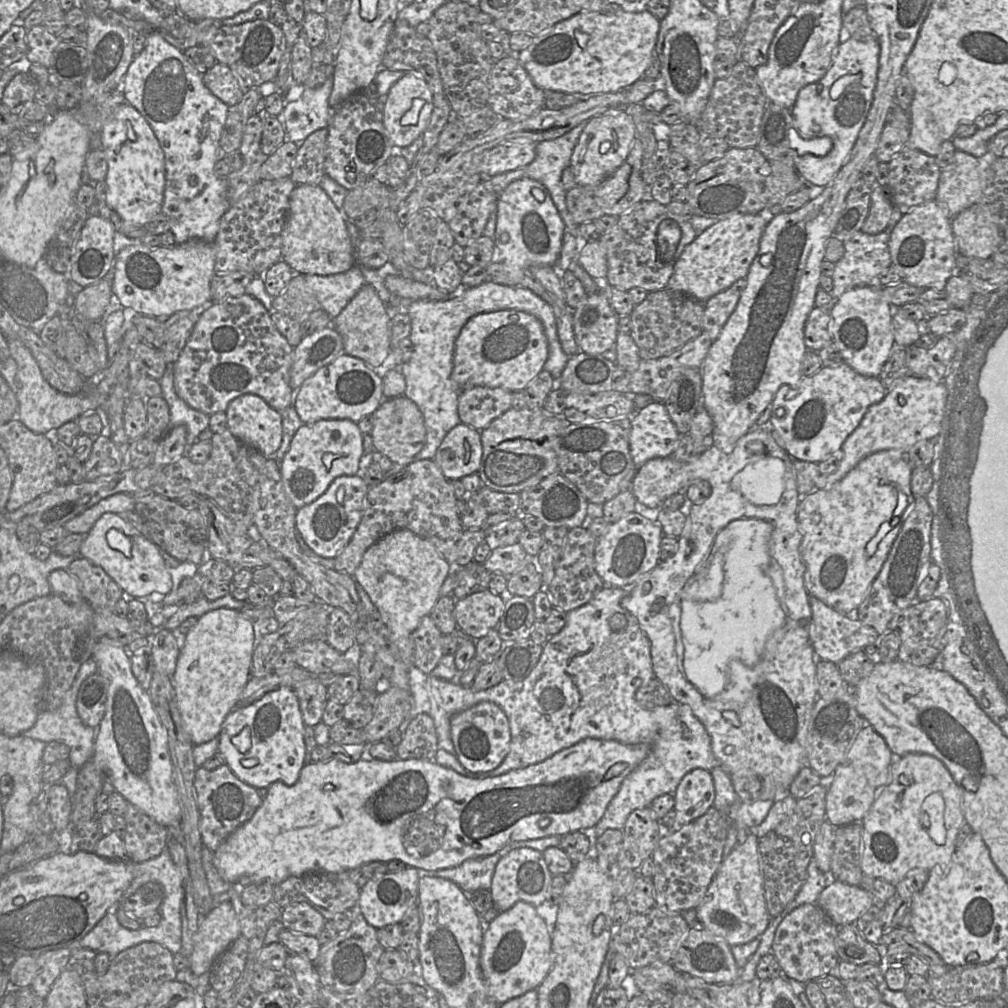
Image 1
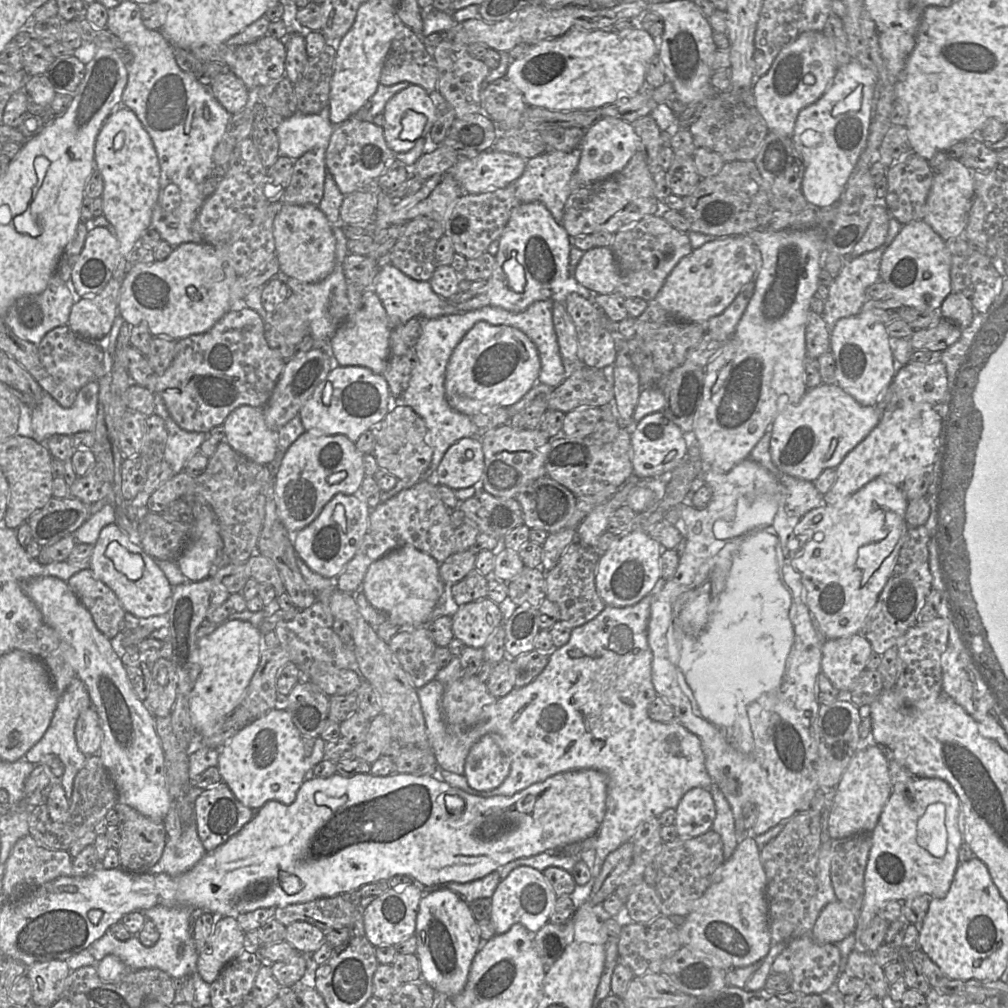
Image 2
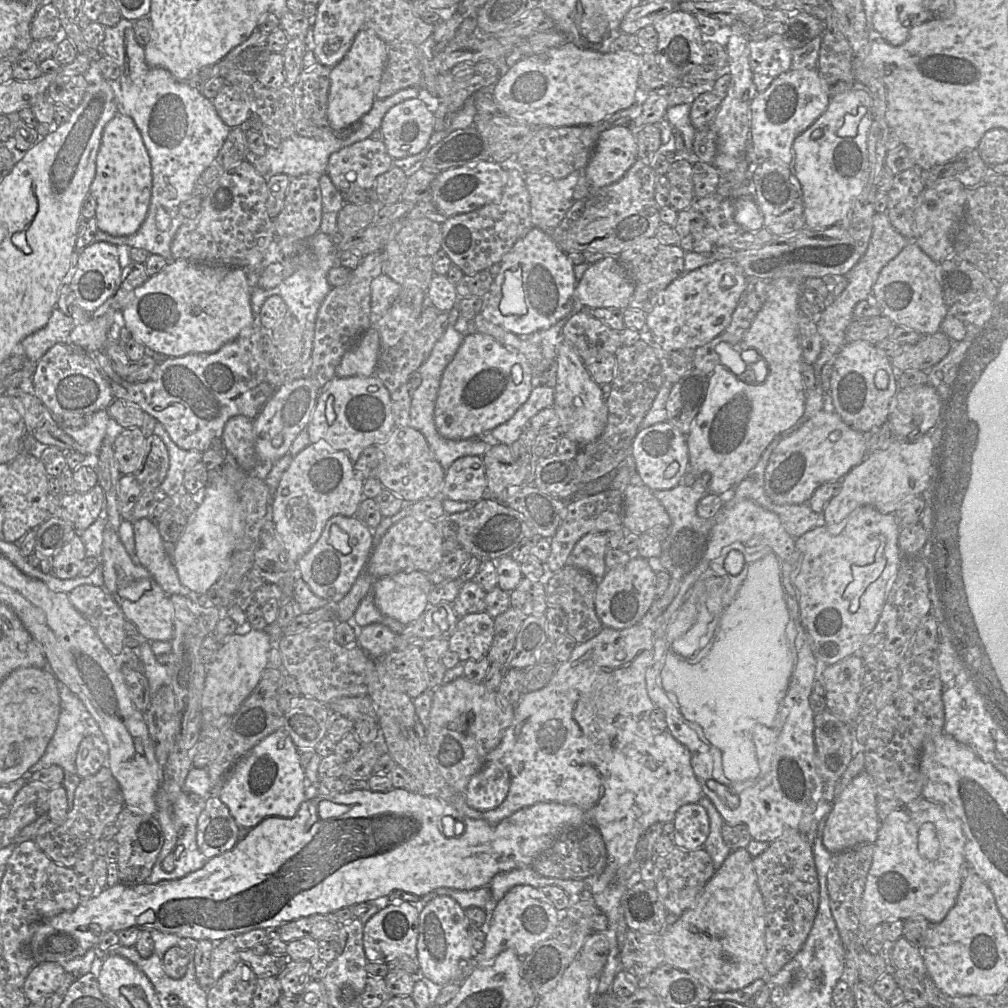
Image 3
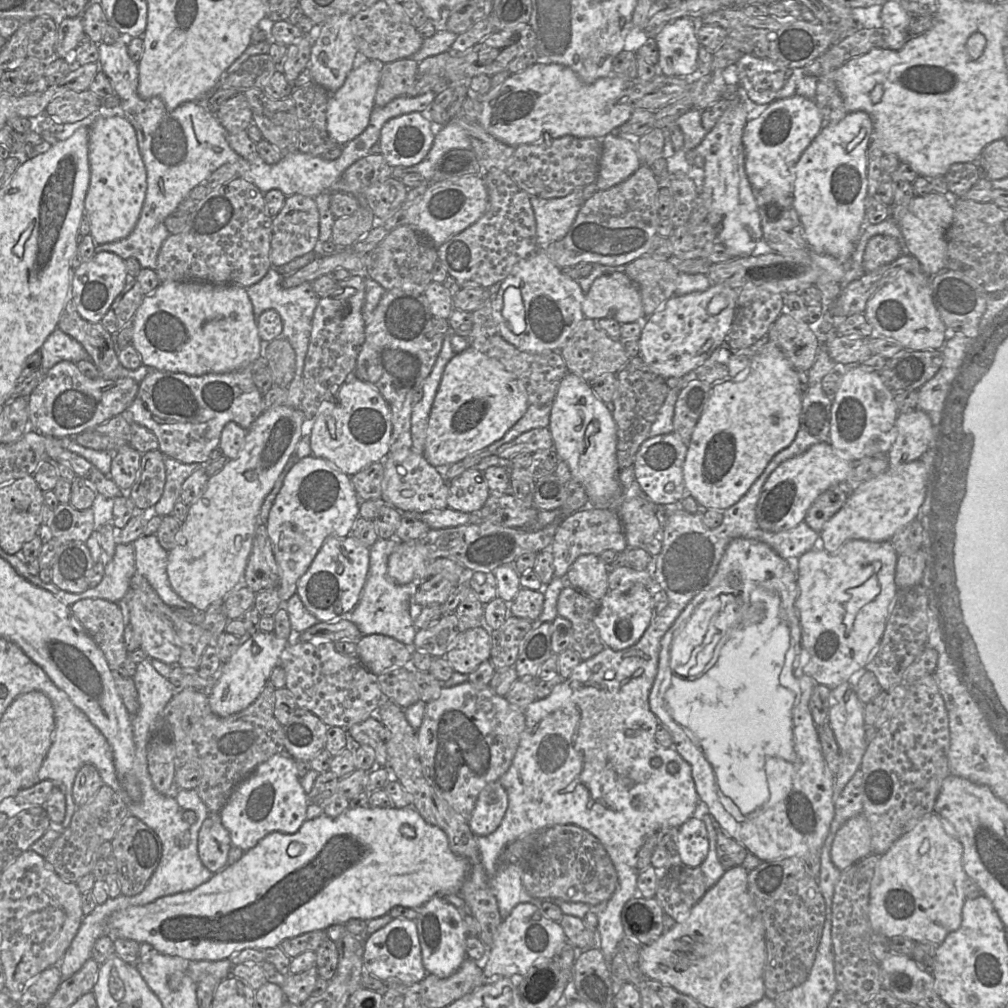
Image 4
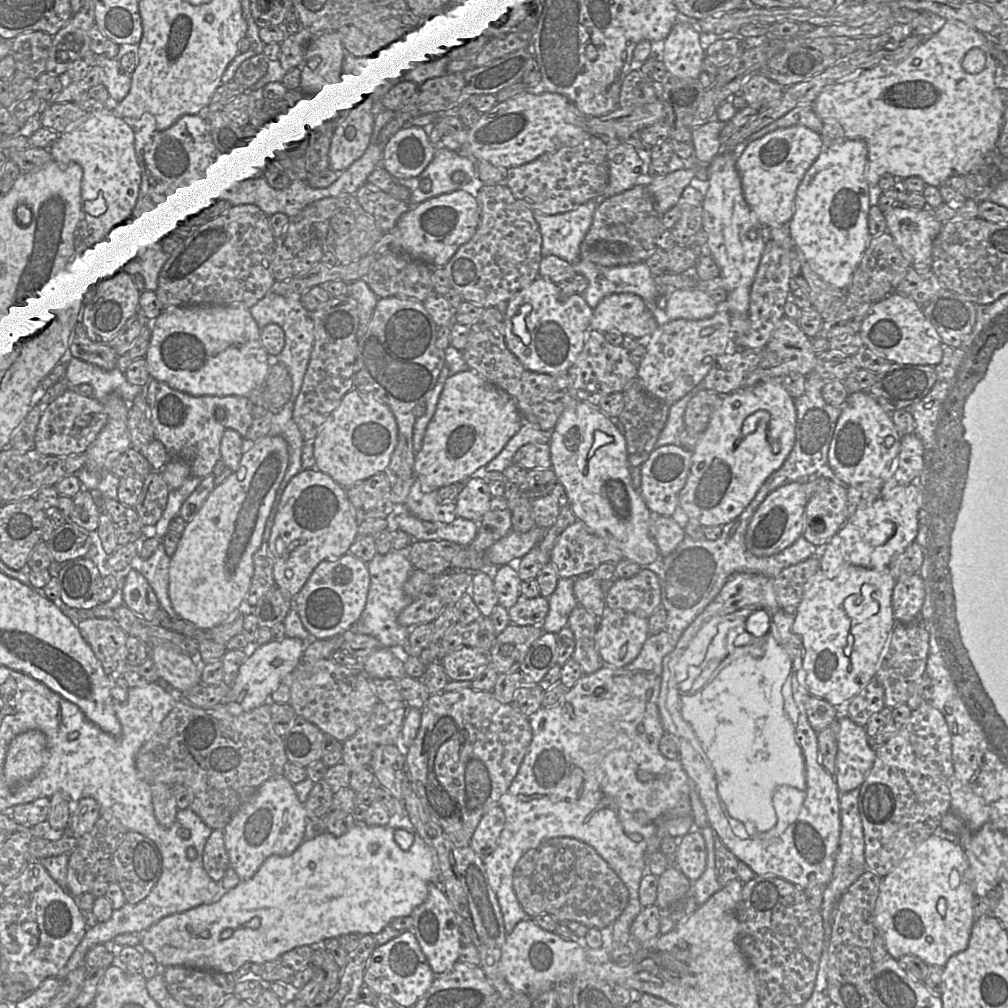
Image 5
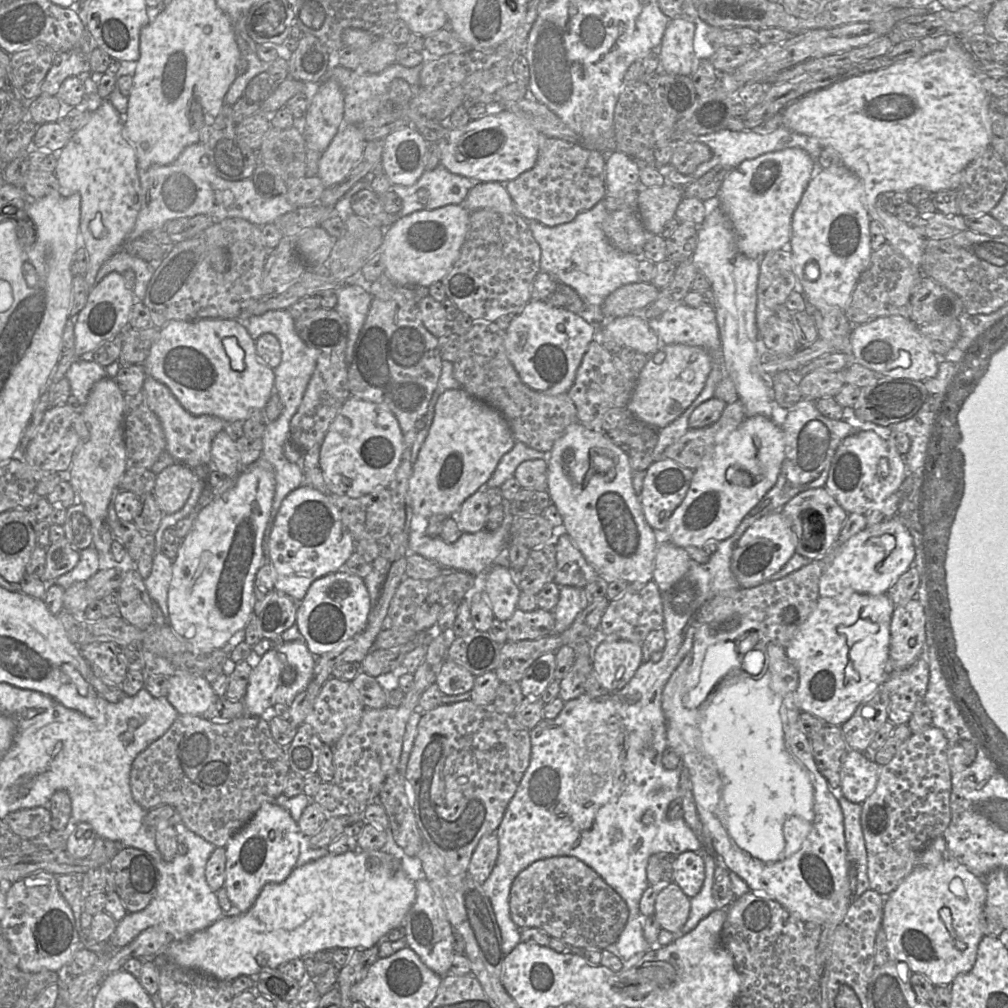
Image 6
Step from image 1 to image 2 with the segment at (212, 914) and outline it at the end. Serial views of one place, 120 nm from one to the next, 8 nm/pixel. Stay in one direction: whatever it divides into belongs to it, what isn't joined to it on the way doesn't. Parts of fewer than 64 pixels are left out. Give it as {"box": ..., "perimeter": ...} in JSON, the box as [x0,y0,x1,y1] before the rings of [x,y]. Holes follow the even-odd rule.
{"box":[197,917,245,984],"perimeter":[[[221,917],[206,946],[198,954],[197,970],[208,984],[213,983],[224,967],[245,947],[245,934],[233,917]]]}

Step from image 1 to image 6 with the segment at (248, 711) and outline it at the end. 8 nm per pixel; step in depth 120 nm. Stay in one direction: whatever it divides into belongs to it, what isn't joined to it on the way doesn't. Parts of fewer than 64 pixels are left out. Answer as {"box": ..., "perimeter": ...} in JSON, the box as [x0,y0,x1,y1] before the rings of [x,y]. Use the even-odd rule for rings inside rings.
{"box":[224,802,300,913],"perimeter":[[[276,802],[261,805],[252,818],[226,844],[224,888],[237,913],[248,911],[268,883],[287,879],[300,854],[300,830],[290,813]]]}

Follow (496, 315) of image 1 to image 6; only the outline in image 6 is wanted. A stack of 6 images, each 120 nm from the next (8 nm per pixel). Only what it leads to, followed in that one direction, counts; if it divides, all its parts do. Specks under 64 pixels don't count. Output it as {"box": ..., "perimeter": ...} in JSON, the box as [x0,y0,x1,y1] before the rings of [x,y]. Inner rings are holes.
{"box":[408,387,516,519],"perimeter":[[[461,387],[445,390],[439,397],[434,418],[418,457],[413,464],[408,495],[412,513],[426,519],[433,515],[453,517],[460,513],[463,502],[479,489],[484,489],[500,459],[510,451],[516,440],[504,418],[496,409],[470,396]]]}

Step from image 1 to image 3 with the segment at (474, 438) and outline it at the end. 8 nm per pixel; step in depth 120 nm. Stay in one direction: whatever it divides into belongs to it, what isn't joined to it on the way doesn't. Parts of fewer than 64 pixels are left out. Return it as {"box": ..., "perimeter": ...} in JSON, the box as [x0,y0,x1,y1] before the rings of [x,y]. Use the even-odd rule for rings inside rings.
{"box":[441,456,487,503],"perimeter":[[[463,456],[445,471],[441,496],[476,503],[487,495],[487,479],[482,457]]]}

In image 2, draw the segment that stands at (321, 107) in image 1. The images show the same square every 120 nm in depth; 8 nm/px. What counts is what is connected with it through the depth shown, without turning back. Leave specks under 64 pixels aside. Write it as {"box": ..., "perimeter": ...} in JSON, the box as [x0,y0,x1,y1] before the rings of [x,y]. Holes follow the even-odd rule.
{"box":[276,106,334,160],"perimeter":[[[329,106],[318,114],[296,112],[291,117],[284,119],[276,130],[279,140],[279,155],[297,160],[310,150],[317,148],[326,150],[333,130],[334,125],[330,122]]]}

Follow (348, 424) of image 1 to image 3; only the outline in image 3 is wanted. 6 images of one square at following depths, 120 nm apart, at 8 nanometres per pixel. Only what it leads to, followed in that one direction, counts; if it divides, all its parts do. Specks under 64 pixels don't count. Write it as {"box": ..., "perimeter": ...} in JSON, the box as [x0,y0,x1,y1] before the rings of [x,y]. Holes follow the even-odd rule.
{"box":[272,444,364,563],"perimeter":[[[310,444],[292,459],[273,497],[272,520],[294,563],[318,541],[331,517],[356,515],[363,499],[363,486],[364,481],[356,474],[354,462],[344,451],[316,450]]]}

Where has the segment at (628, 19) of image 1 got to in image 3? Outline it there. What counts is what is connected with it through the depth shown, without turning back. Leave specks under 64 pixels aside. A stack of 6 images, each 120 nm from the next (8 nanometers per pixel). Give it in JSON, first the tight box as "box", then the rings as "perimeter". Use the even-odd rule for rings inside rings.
{"box":[492,40,641,127],"perimeter":[[[570,40],[508,69],[492,88],[498,111],[531,127],[592,125],[630,108],[640,82],[641,51],[600,52]]]}

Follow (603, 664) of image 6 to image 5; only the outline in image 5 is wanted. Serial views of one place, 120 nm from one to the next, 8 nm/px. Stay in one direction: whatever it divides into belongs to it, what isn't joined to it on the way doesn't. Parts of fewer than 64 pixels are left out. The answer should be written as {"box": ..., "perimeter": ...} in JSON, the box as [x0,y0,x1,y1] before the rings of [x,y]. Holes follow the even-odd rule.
{"box":[595,607,648,668],"perimeter":[[[606,607],[595,643],[604,665],[622,668],[635,660],[648,636],[648,619]]]}

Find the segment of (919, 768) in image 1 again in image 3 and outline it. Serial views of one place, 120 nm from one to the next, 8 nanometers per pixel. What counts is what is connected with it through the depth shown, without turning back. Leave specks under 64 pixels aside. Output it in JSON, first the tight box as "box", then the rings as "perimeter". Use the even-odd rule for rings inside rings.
{"box":[860,797,965,945],"perimeter":[[[921,797],[889,814],[874,843],[874,855],[863,894],[860,930],[866,945],[873,929],[885,921],[923,916],[930,924],[941,922],[954,906],[962,883],[960,867],[965,860],[965,835],[958,820],[940,804]]]}

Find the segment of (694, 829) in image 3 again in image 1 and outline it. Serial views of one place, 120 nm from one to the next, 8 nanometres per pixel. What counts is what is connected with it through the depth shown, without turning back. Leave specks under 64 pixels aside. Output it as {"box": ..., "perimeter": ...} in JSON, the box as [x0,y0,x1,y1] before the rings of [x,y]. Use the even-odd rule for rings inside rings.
{"box":[664,768,715,834],"perimeter":[[[697,768],[688,772],[674,793],[675,821],[664,832],[671,834],[704,815],[714,806],[715,796],[715,786],[710,771]]]}

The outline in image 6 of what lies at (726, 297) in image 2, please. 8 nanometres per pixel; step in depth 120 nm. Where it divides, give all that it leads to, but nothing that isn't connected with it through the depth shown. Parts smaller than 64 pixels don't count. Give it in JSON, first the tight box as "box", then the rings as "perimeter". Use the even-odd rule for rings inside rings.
{"box":[627,339,711,430],"perimeter":[[[658,339],[657,351],[648,356],[645,366],[636,377],[636,384],[627,409],[641,421],[660,430],[689,408],[703,390],[711,368],[711,358],[704,348],[686,344],[662,344]]]}

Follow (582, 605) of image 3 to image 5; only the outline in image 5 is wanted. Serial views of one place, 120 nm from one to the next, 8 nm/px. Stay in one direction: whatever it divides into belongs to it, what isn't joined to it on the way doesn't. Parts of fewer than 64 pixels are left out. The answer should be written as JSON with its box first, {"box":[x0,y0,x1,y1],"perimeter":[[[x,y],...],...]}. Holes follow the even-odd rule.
{"box":[568,604,604,674],"perimeter":[[[578,604],[569,615],[568,625],[575,639],[573,658],[580,665],[583,674],[598,671],[604,663],[595,643],[597,617]]]}

